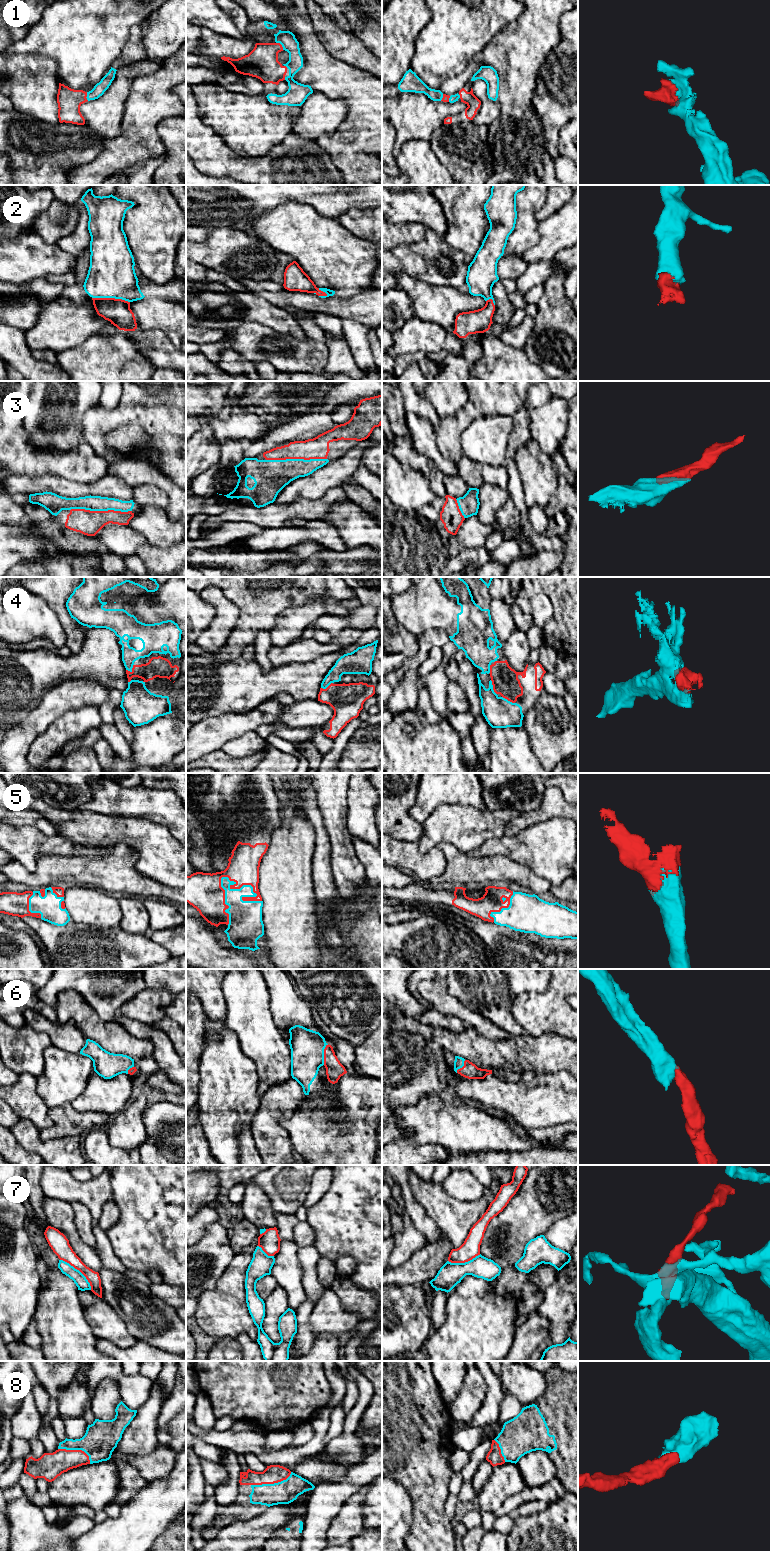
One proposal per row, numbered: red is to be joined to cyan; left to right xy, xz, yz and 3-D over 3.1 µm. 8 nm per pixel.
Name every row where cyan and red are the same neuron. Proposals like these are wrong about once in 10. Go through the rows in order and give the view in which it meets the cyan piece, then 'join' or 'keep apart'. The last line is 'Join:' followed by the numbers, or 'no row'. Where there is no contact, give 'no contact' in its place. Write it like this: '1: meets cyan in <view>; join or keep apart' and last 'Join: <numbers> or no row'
1: meets cyan in xz; join
2: meets cyan in xy; join
3: meets cyan in xy; join
4: meets cyan in yz; join
5: meets cyan in xz; join
6: meets cyan in xz; join
7: meets cyan in xy; join
8: meets cyan in xz; join
Join: 1, 2, 3, 4, 5, 6, 7, 8

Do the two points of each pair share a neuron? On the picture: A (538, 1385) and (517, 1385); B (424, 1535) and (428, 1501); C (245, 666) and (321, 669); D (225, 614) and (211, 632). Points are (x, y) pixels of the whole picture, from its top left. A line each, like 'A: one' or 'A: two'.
A: one
B: one
C: one
D: one

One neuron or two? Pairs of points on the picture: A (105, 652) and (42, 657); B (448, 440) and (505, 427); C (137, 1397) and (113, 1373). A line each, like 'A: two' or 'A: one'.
A: one
B: one
C: one

